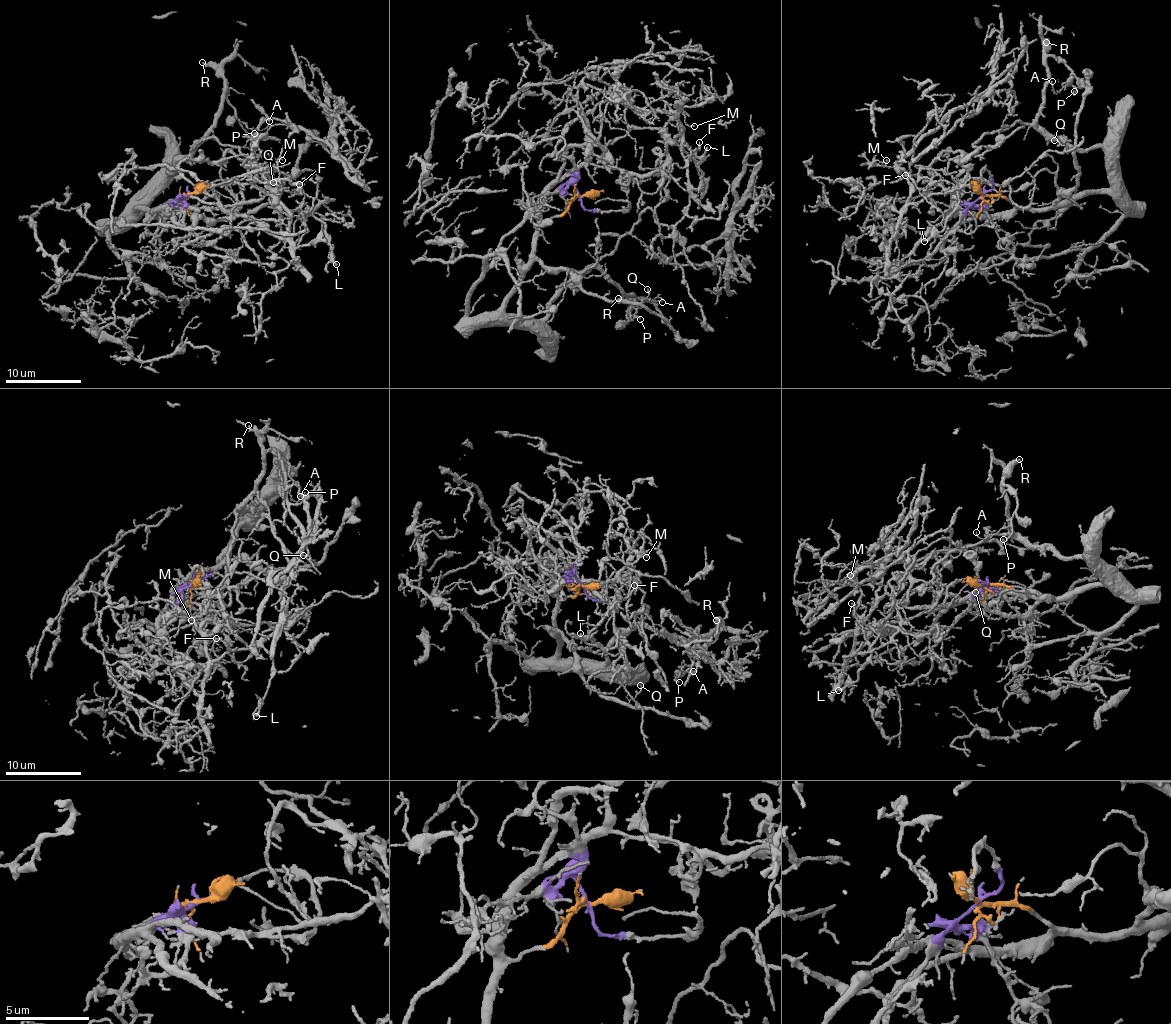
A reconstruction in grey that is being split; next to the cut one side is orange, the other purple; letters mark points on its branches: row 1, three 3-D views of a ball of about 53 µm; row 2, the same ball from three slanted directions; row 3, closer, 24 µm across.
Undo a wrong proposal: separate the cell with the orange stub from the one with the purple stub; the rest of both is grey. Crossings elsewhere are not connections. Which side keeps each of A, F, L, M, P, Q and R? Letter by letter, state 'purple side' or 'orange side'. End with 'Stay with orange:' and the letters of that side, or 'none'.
A: orange side
F: purple side
L: purple side
M: purple side
P: orange side
Q: orange side
R: orange side
Stay with orange: A, P, Q, R

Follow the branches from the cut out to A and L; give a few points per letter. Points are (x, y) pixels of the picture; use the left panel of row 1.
A: (187, 195), (167, 200), (163, 218), (138, 206), (214, 124), (225, 83), (241, 122), (262, 130), (270, 121)
L: (187, 195), (183, 219), (164, 223), (188, 196), (285, 238), (291, 212), (312, 215), (336, 265)

